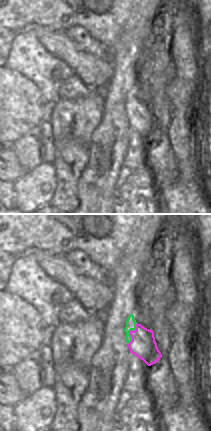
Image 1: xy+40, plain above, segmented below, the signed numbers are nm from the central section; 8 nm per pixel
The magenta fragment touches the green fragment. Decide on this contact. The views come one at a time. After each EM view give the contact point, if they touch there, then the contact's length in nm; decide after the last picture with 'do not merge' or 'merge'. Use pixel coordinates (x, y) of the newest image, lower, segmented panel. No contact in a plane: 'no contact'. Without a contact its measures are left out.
contact (130, 332); length 190 nm

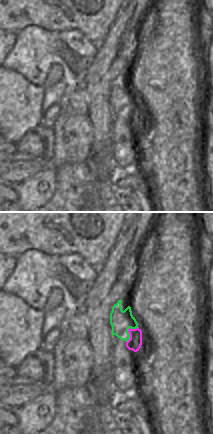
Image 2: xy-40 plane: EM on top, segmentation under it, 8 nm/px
contact (128, 331); length 160 nm

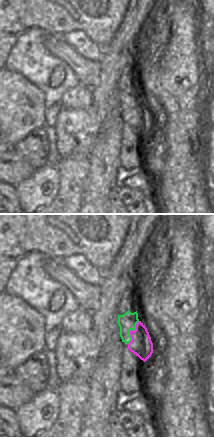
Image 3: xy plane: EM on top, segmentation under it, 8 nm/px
contact (130, 331); length 220 nm

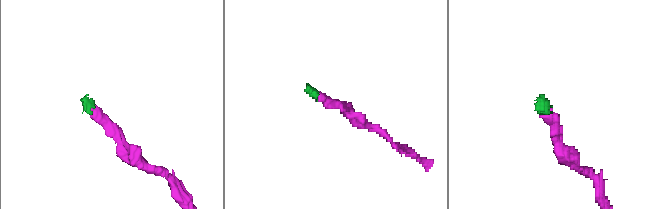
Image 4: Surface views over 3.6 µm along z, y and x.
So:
merge

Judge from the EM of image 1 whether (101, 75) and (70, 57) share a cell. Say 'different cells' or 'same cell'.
same cell

